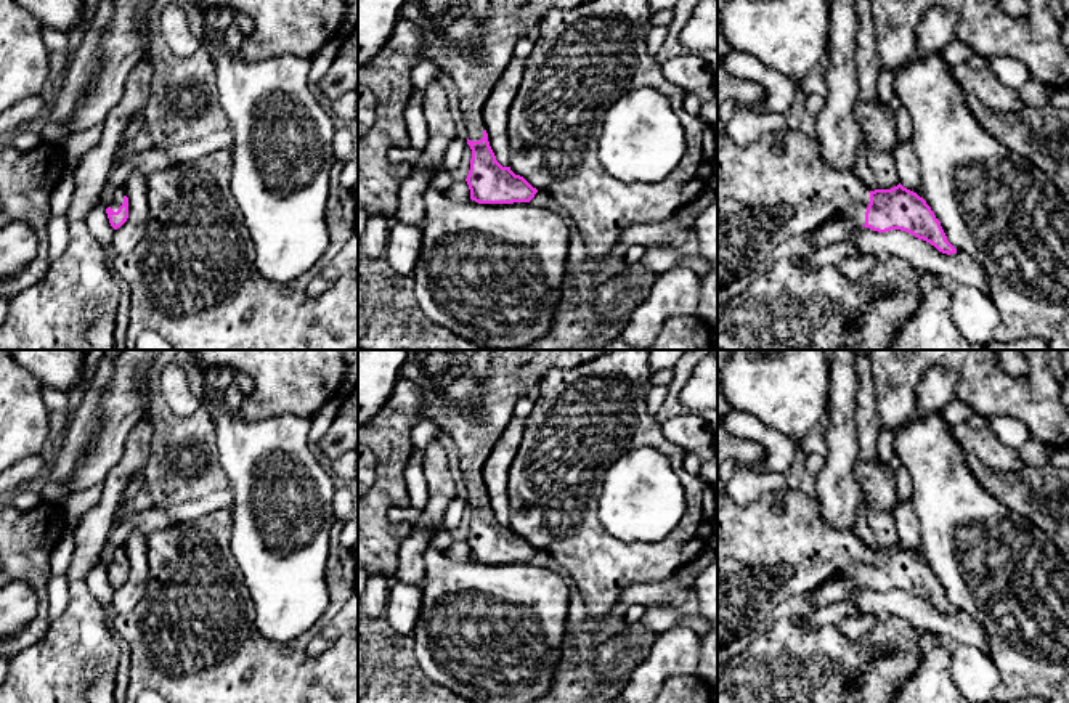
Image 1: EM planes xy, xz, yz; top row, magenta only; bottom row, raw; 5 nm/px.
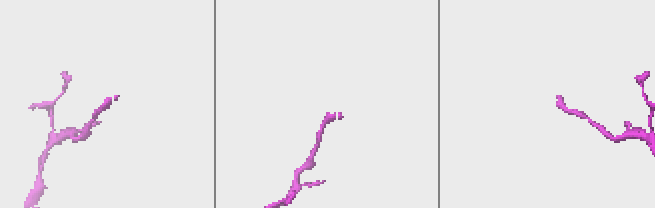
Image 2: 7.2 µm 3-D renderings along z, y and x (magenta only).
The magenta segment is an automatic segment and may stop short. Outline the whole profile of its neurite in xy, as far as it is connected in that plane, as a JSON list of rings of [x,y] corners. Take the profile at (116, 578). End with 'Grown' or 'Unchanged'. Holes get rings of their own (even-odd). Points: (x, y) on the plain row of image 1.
[[[124,549],[116,551],[111,565],[106,568],[109,583],[114,589],[120,587],[128,578],[128,557]]]. Grown

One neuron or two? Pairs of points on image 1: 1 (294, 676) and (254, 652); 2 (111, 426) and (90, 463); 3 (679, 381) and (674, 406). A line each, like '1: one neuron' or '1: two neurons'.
1: one neuron
2: one neuron
3: one neuron

